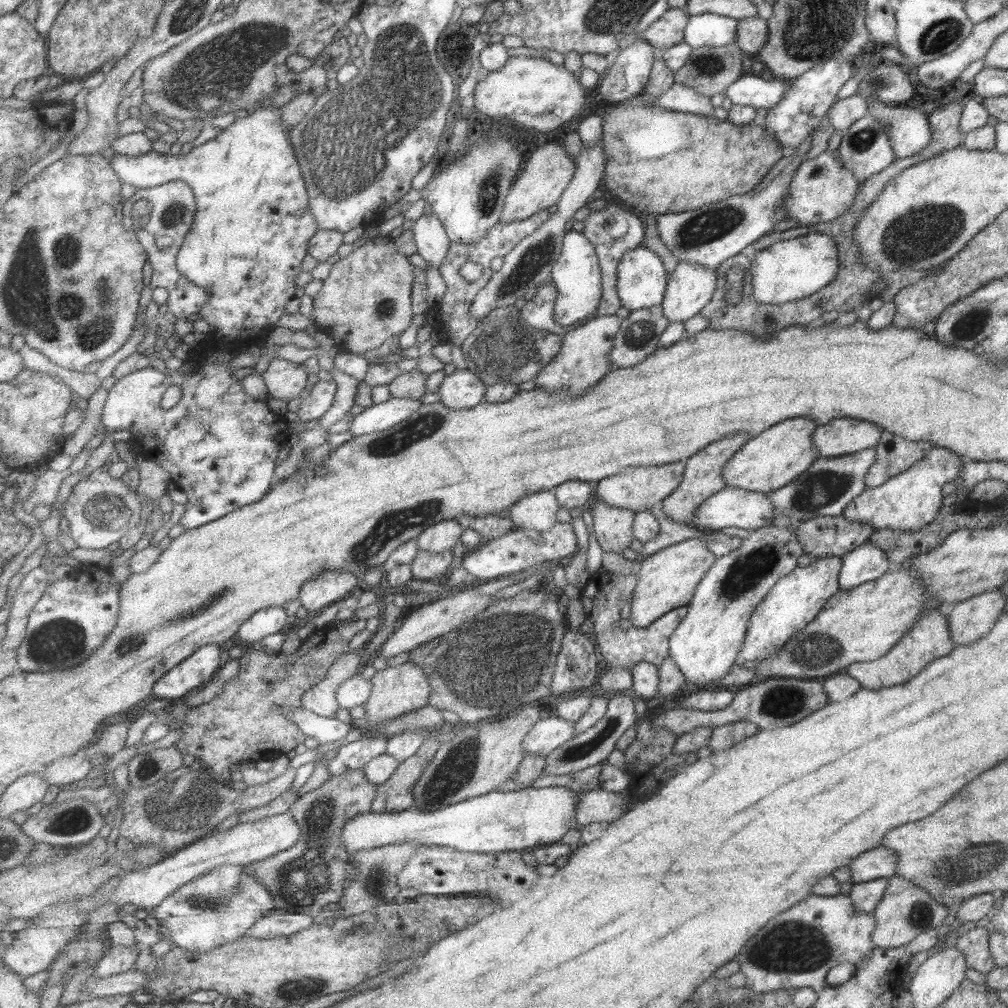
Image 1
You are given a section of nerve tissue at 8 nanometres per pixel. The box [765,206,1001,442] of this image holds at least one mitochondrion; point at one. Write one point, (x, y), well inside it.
(966, 327)

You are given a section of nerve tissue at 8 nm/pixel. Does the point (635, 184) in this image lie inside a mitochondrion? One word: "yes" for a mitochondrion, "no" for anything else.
no

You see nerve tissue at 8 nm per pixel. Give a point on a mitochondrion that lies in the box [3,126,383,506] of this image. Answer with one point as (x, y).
(52, 315)

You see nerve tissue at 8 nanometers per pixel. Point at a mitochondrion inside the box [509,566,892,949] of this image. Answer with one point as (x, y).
(817, 649)

